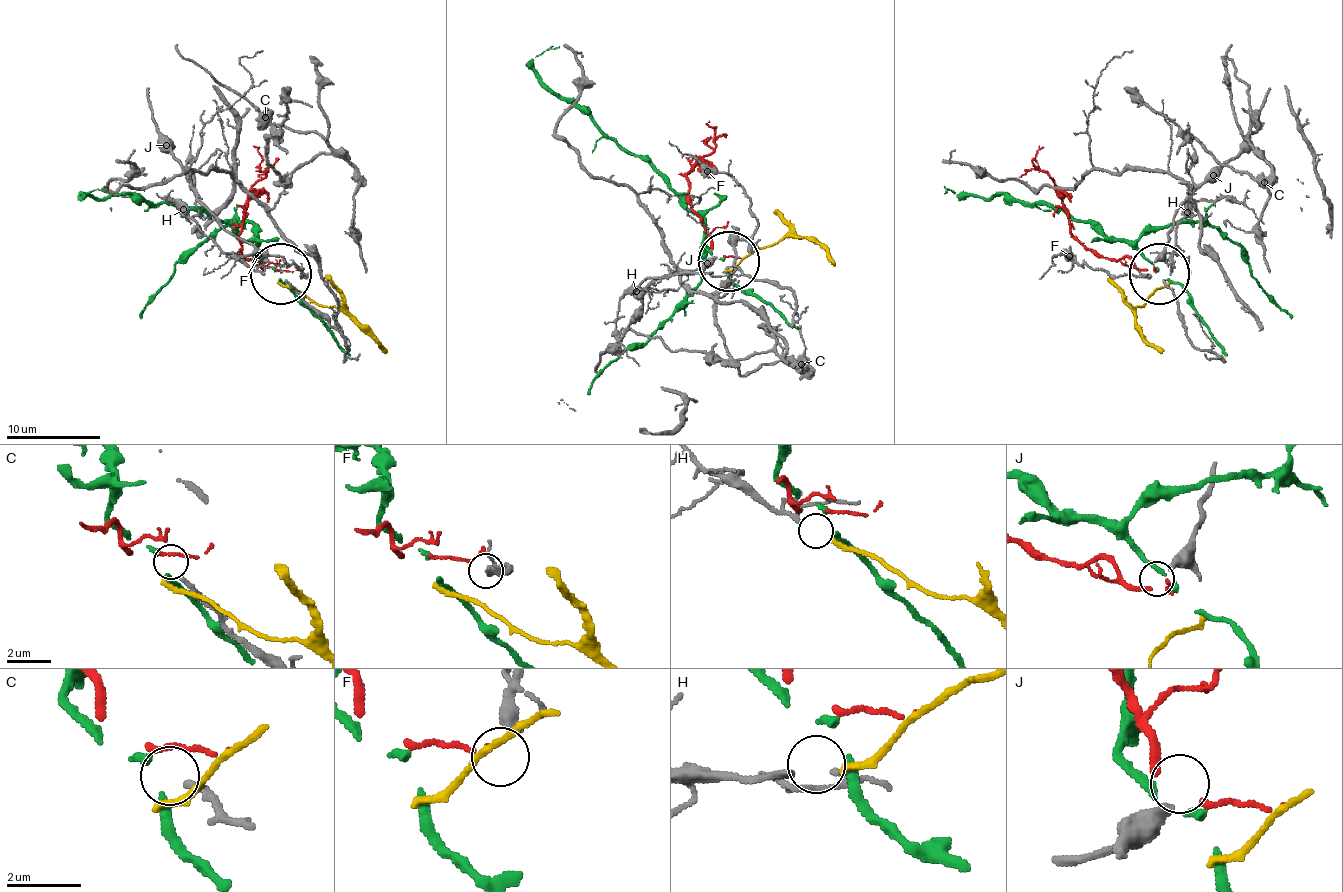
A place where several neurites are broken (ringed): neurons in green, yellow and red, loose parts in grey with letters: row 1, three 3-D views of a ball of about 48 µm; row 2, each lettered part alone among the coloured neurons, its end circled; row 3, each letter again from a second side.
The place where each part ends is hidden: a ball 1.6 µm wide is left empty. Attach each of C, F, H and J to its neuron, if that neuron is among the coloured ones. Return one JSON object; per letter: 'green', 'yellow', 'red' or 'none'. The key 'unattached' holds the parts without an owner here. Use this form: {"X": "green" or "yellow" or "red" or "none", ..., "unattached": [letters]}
{"C": "red", "F": "none", "H": "yellow", "J": "none", "unattached": ["F", "J"]}

